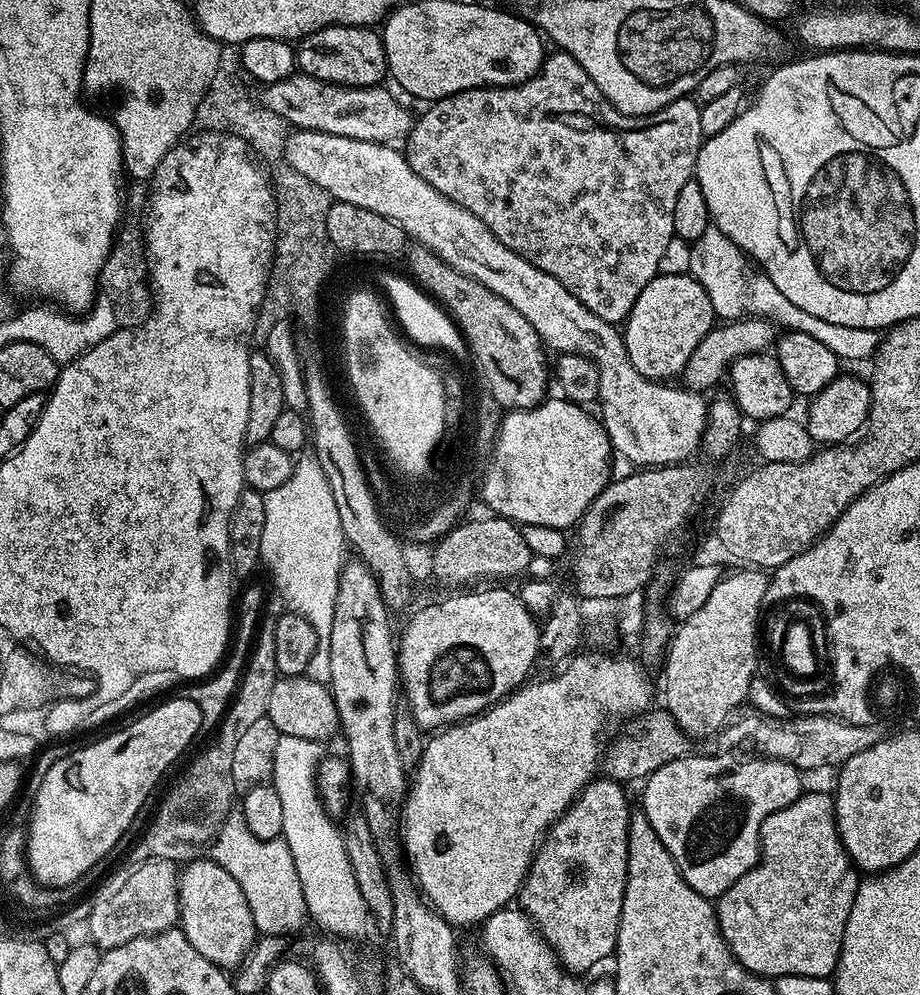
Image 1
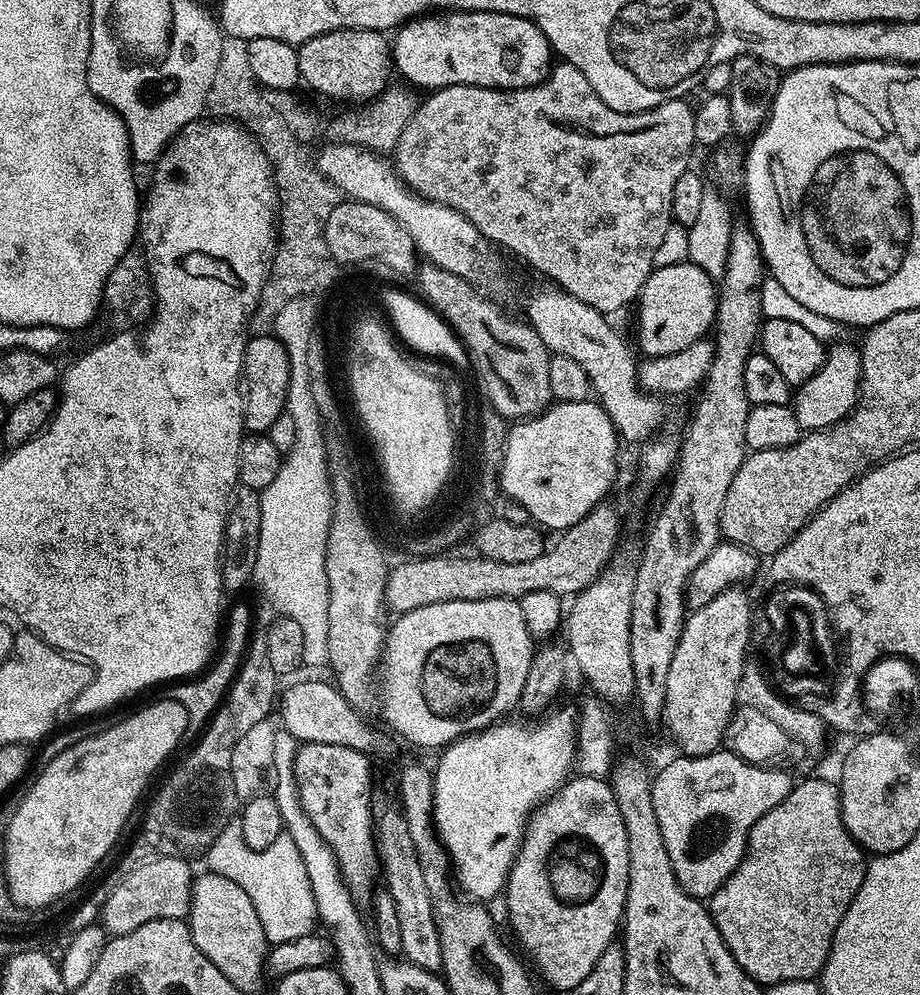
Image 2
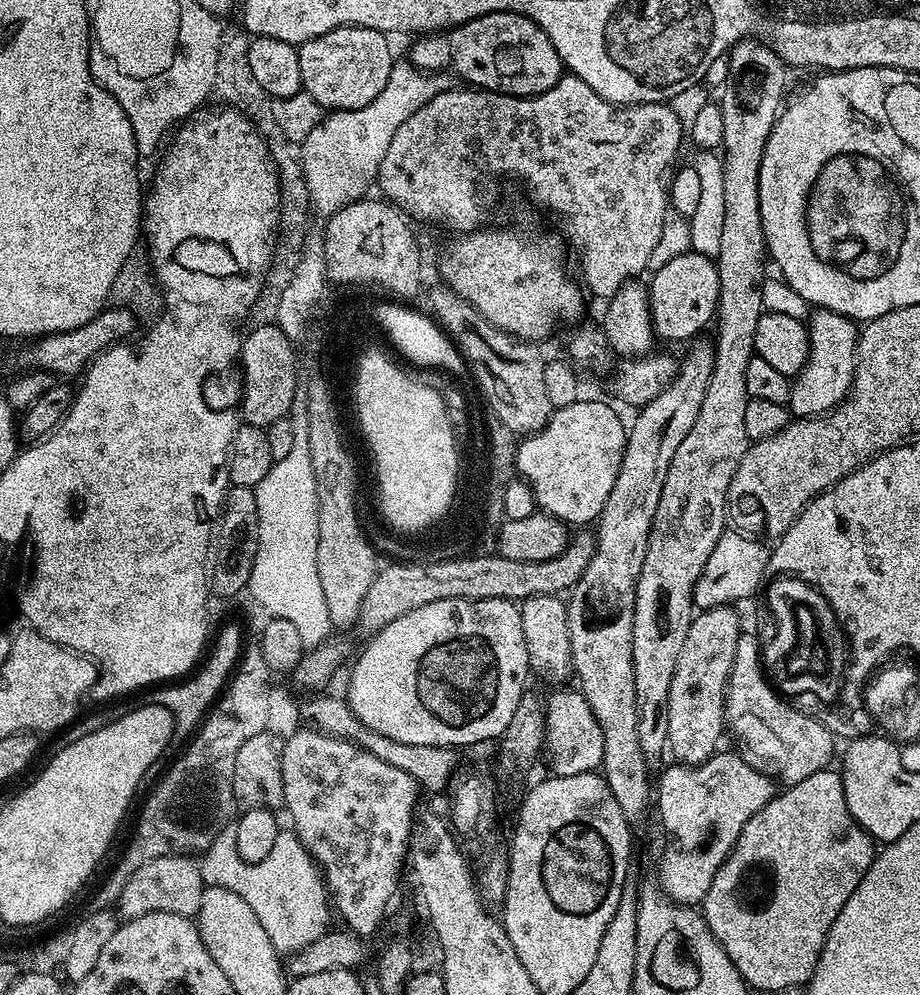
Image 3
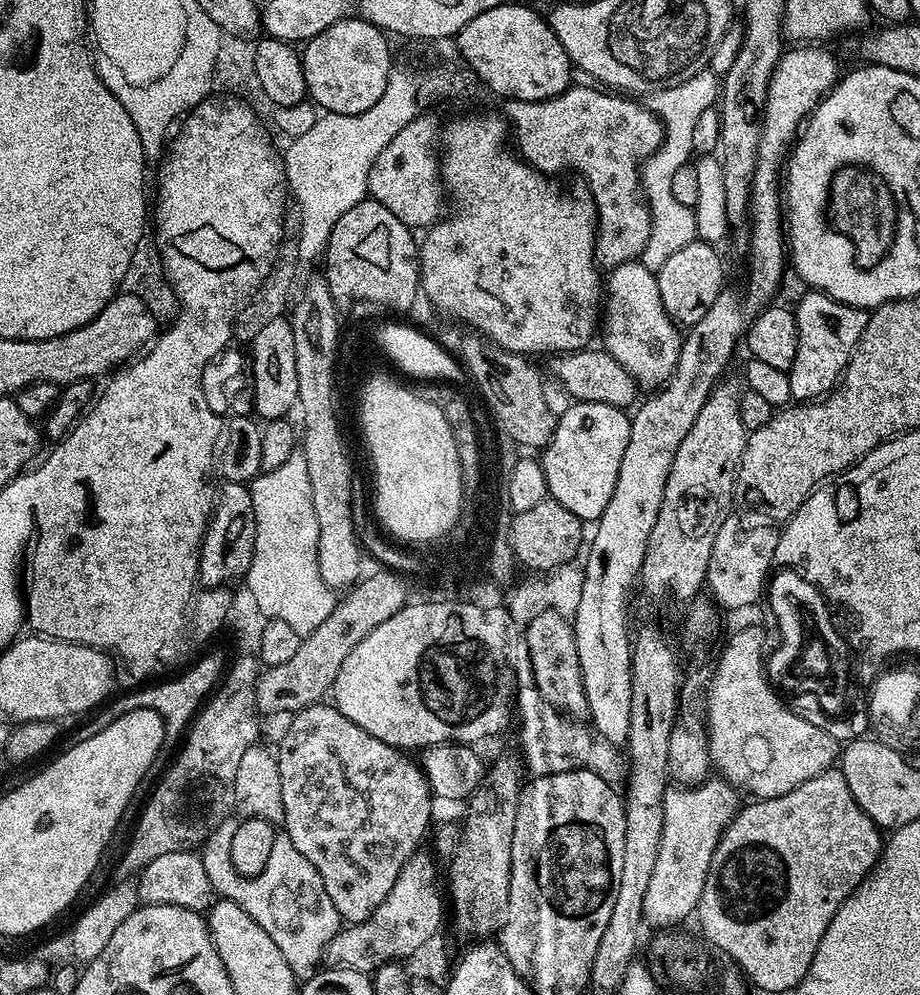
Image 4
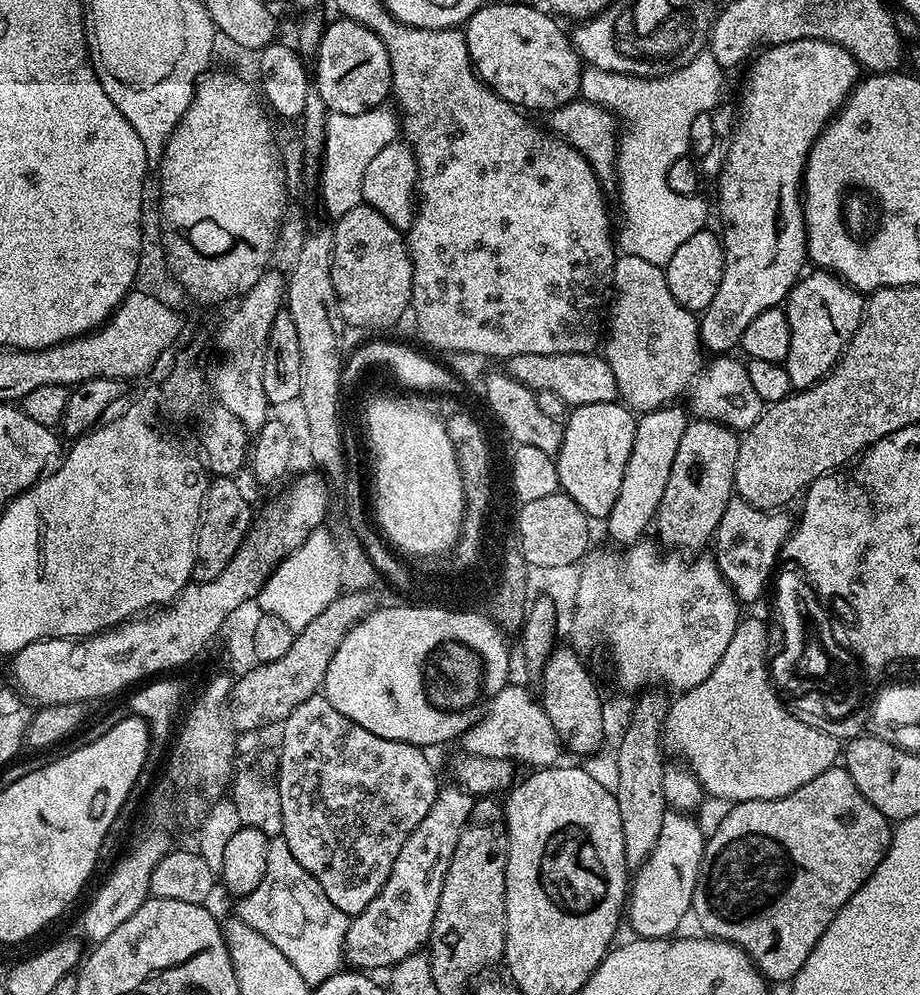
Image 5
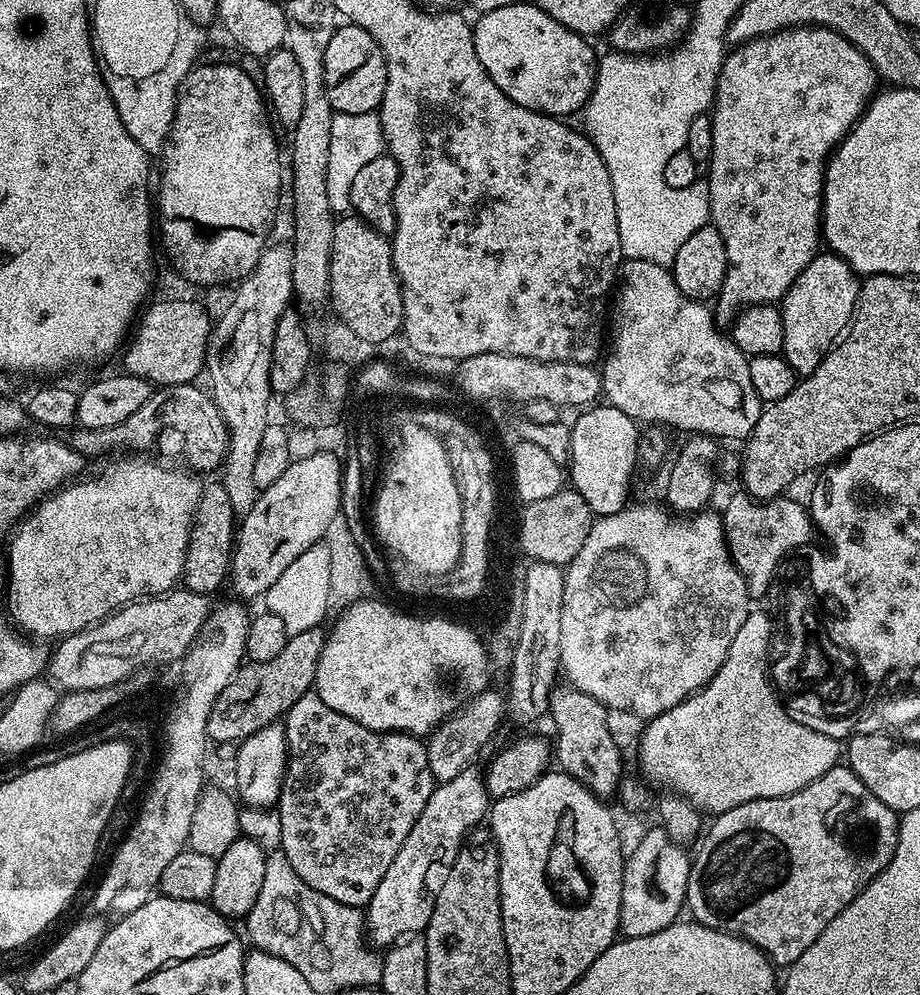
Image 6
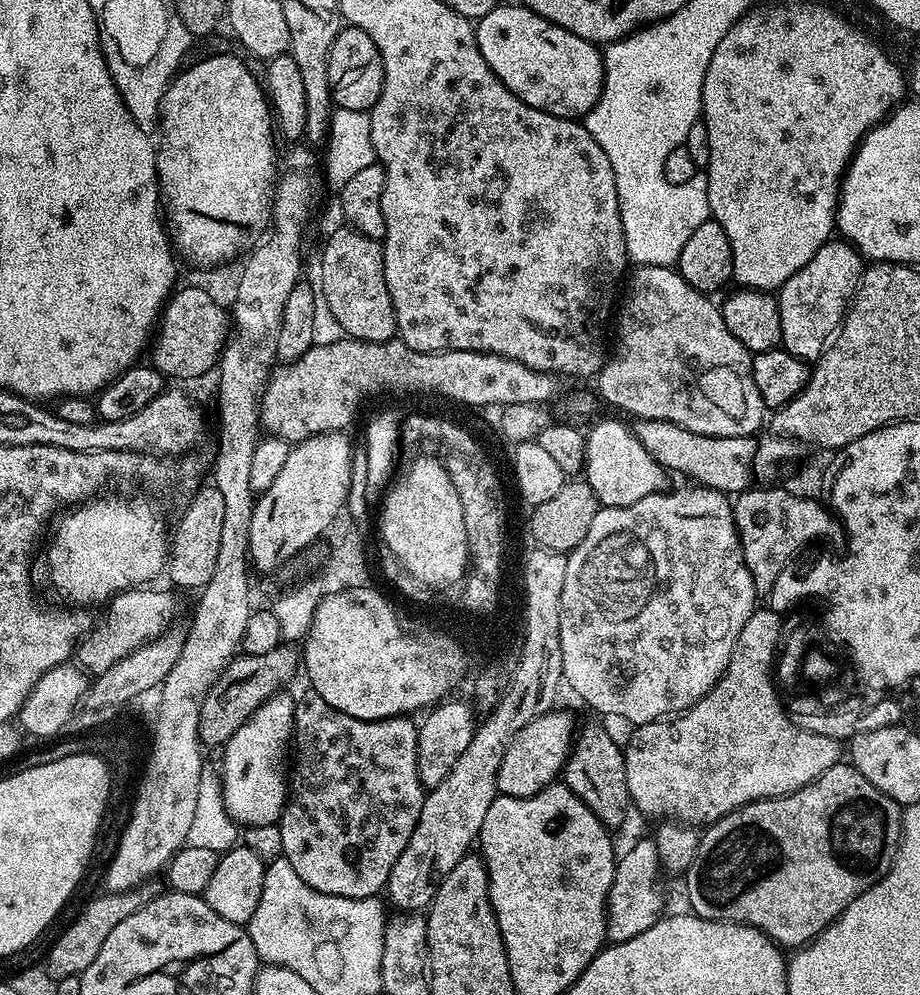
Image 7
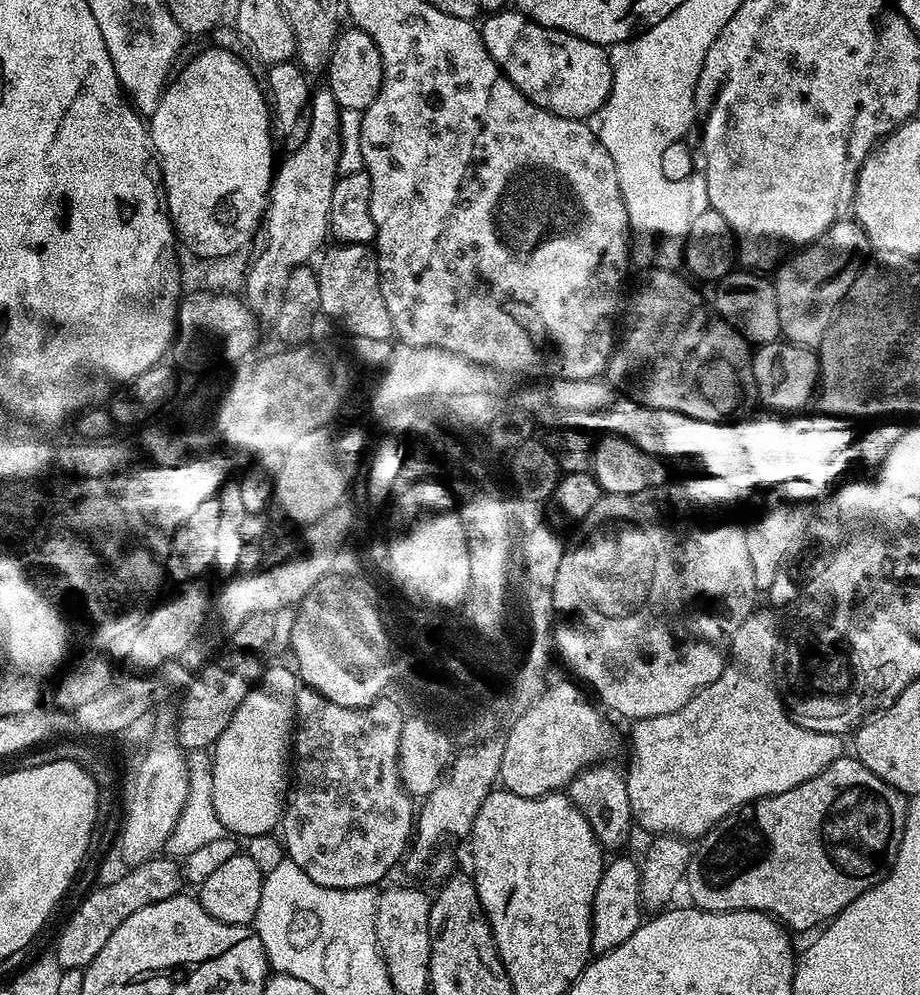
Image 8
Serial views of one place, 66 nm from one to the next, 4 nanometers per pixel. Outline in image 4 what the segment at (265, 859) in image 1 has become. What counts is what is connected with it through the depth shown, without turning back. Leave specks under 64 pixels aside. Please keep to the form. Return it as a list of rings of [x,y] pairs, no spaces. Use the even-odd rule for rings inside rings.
[[[231,819],[222,821],[204,840],[202,851],[199,853],[202,866],[206,866],[213,893],[225,900],[238,902],[238,906],[242,906],[242,910],[246,910],[246,914],[250,914],[250,918],[254,918],[254,922],[258,922],[258,926],[262,926],[262,930],[270,934],[274,946],[282,950],[282,958],[286,958],[290,970],[297,978],[311,976],[323,961],[330,938],[334,938],[334,934],[342,927],[338,910],[334,910],[334,902],[330,902],[326,886],[322,886],[322,877],[319,876],[318,870],[314,870],[314,866],[310,866],[310,862],[306,862],[306,858],[302,858],[302,853],[294,847],[294,842],[290,842],[287,832],[283,830],[277,831],[274,850],[270,850],[270,858],[266,861],[264,869],[257,876],[240,876],[230,862],[230,838],[233,827]]]

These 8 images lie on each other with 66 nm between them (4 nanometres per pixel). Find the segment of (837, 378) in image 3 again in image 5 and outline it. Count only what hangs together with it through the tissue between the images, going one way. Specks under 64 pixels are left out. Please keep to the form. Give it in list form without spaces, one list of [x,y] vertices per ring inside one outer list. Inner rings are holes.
[[[812,270],[797,280],[783,305],[786,318],[790,322],[790,354],[786,354],[783,365],[786,374],[790,374],[793,389],[812,388],[831,372],[845,348],[852,343],[854,334],[864,317],[865,303],[865,297],[847,284],[845,280],[840,279],[835,272]]]

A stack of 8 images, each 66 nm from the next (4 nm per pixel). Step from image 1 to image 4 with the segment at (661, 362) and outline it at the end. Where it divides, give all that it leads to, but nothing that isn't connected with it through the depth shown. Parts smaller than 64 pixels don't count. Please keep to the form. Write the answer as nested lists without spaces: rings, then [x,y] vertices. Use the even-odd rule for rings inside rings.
[[[691,240],[686,246],[682,246],[682,250],[676,251],[667,262],[662,262],[660,268],[655,269],[658,294],[662,294],[662,306],[666,306],[666,314],[670,314],[670,318],[676,321],[677,325],[691,326],[698,322],[698,318],[706,318],[706,310],[714,306],[714,298],[718,298],[718,294],[726,286],[724,260],[716,253],[716,247],[715,243],[707,240]]]

